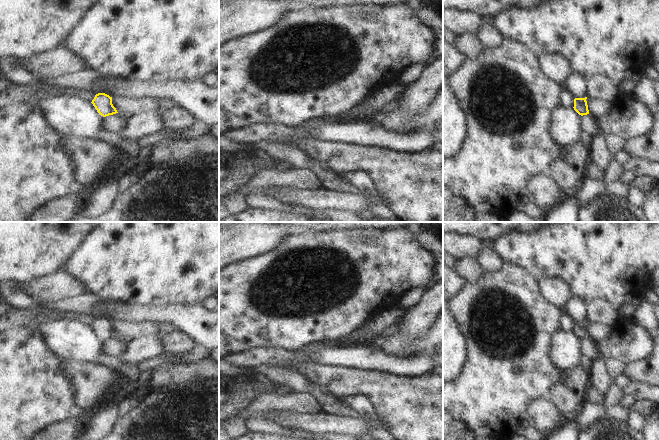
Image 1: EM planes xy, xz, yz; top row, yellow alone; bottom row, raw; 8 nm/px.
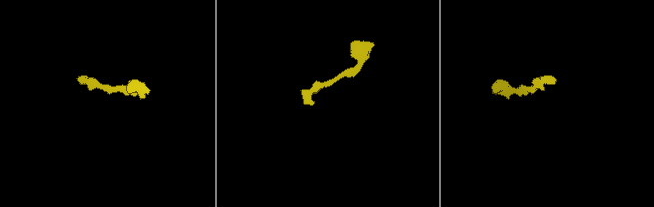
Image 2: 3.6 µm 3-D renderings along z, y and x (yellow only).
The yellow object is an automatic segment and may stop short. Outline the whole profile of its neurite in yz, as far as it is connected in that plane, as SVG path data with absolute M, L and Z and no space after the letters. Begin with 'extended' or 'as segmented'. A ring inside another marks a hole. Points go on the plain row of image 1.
as segmented | M575 322L574 323L574 334L581 340L589 338L588 329L585 322Z

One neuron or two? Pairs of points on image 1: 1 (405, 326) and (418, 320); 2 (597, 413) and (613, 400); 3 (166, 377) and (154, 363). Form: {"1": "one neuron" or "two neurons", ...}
{"1": "one neuron", "2": "one neuron", "3": "two neurons"}

